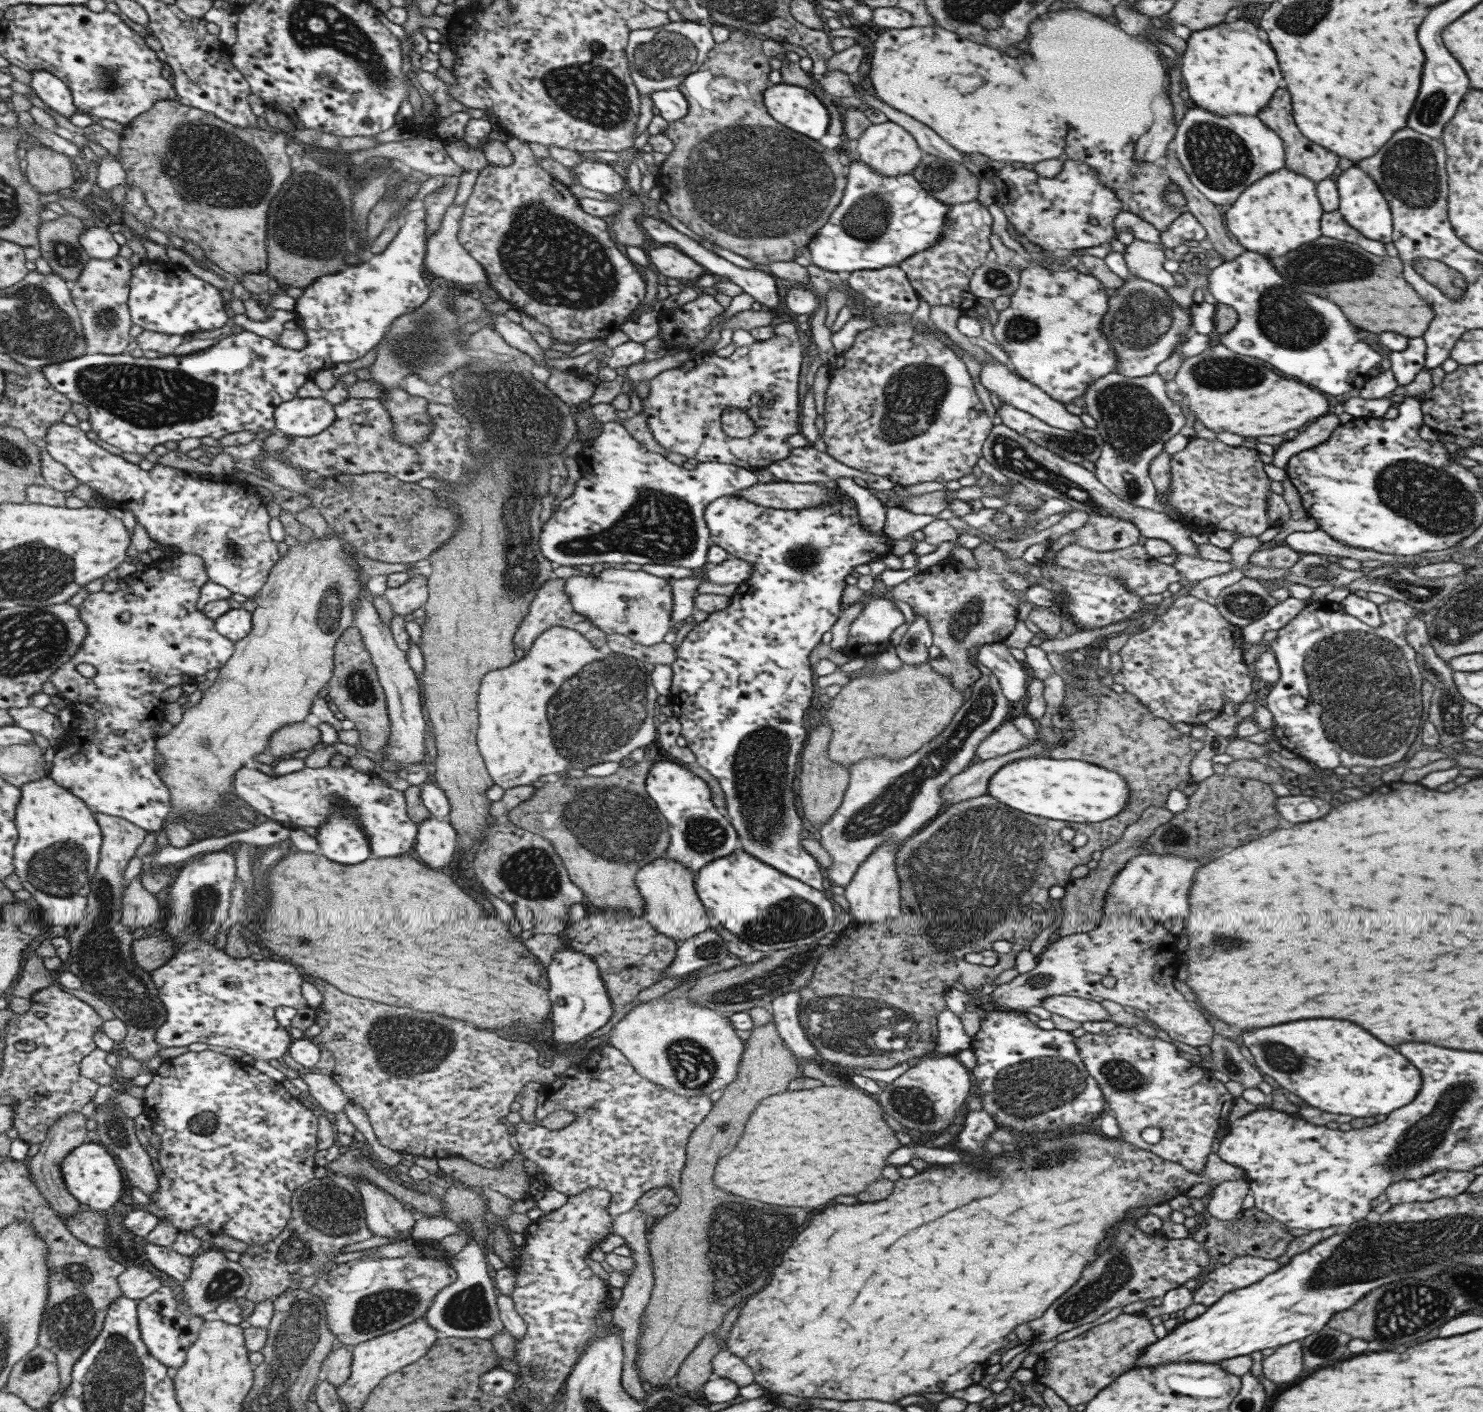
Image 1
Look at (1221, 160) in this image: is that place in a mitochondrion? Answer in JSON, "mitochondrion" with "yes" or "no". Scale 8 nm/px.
{"mitochondrion":"yes"}

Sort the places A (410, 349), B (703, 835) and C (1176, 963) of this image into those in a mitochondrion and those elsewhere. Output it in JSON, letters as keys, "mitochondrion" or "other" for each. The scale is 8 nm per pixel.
{"A":"mitochondrion","B":"mitochondrion","C":"other"}

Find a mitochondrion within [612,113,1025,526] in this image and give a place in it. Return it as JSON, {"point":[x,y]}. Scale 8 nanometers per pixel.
{"point":[724,178]}

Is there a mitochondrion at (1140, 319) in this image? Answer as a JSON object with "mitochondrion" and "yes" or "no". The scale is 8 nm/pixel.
{"mitochondrion":"yes"}

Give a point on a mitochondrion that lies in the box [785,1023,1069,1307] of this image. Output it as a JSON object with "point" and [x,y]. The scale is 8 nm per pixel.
{"point":[911,1105]}

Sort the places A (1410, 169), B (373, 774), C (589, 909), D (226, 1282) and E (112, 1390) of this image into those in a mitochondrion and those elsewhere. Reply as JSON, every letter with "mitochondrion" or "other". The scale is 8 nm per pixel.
{"A":"mitochondrion","B":"other","C":"other","D":"mitochondrion","E":"mitochondrion"}

